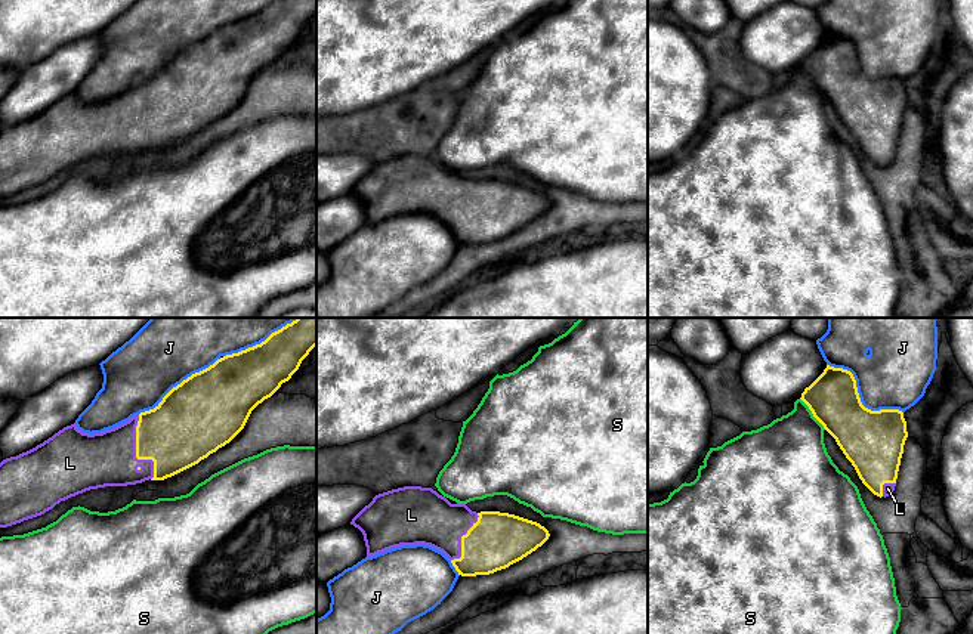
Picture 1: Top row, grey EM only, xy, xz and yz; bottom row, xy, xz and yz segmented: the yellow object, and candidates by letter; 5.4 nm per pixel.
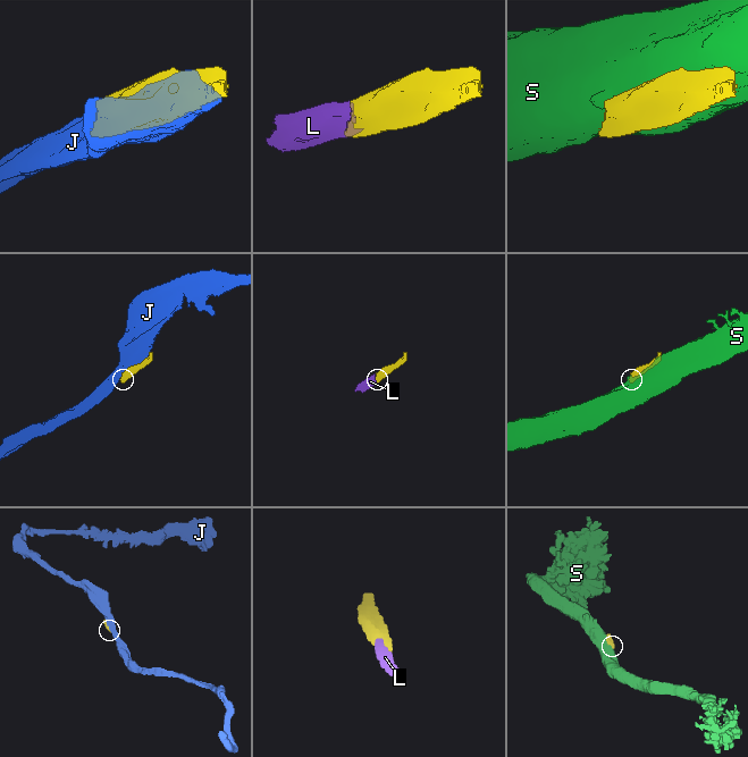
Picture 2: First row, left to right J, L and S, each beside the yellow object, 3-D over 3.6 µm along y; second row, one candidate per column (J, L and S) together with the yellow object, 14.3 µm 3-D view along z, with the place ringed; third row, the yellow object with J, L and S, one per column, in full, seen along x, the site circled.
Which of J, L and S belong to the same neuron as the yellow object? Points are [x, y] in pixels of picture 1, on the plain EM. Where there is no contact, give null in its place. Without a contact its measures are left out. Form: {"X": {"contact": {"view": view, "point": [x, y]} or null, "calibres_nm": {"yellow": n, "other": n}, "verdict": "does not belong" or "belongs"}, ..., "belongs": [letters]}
{"J": {"contact": {"view": "yz", "point": [858, 65]}, "calibres_nm": {"yellow": 320, "other": 360}, "verdict": "does not belong"}, "L": {"contact": {"view": "xy", "point": [136, 123]}, "calibres_nm": {"yellow": 380, "other": 300}, "verdict": "belongs"}, "S": {"contact": {"view": "yz", "point": [812, 82]}, "calibres_nm": {"yellow": 280, "other": 380}, "verdict": "does not belong"}, "belongs": ["L"]}

